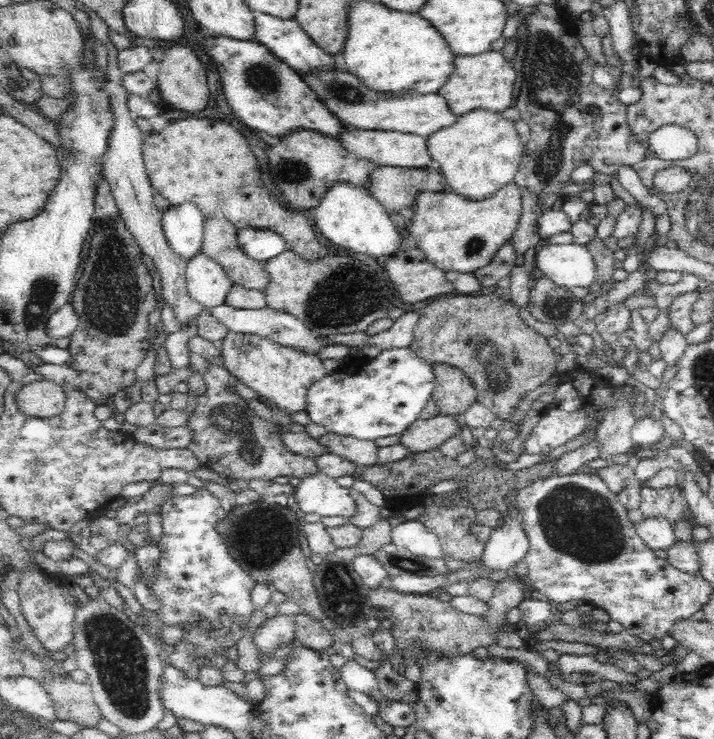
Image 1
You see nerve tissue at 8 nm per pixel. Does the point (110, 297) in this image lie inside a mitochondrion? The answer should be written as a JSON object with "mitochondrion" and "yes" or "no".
{"mitochondrion":"yes"}

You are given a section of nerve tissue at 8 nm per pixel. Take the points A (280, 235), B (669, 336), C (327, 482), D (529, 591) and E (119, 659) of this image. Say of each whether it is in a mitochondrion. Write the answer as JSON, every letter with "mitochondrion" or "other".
{"A":"other","B":"other","C":"other","D":"other","E":"mitochondrion"}

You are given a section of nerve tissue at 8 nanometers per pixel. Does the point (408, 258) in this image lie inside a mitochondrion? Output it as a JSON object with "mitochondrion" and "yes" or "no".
{"mitochondrion":"no"}

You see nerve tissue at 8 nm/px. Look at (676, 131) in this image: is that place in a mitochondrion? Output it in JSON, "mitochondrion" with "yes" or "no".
{"mitochondrion":"no"}

